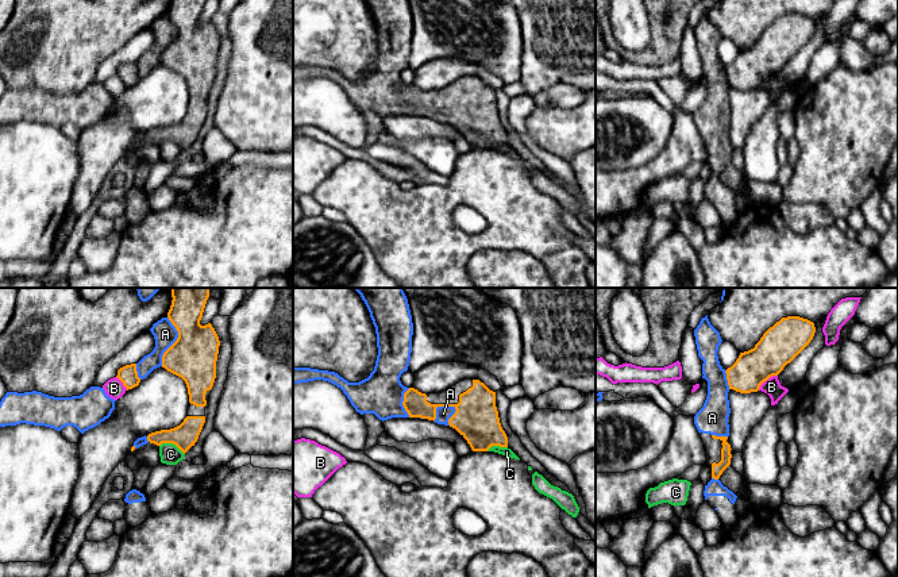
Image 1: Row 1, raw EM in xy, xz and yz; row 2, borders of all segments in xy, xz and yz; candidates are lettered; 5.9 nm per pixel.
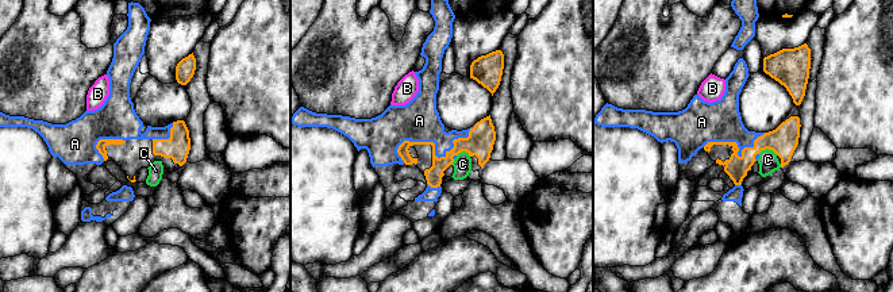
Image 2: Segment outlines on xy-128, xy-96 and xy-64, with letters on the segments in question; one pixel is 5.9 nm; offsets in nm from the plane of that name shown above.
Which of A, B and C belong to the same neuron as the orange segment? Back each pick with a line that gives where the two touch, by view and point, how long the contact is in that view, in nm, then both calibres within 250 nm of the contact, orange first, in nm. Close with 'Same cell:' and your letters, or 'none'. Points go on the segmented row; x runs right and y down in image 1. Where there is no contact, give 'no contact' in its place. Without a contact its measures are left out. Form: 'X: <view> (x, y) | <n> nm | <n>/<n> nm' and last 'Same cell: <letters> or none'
A: xz (439, 406) | 160 nm | 260/90 nm
Same cell: A

